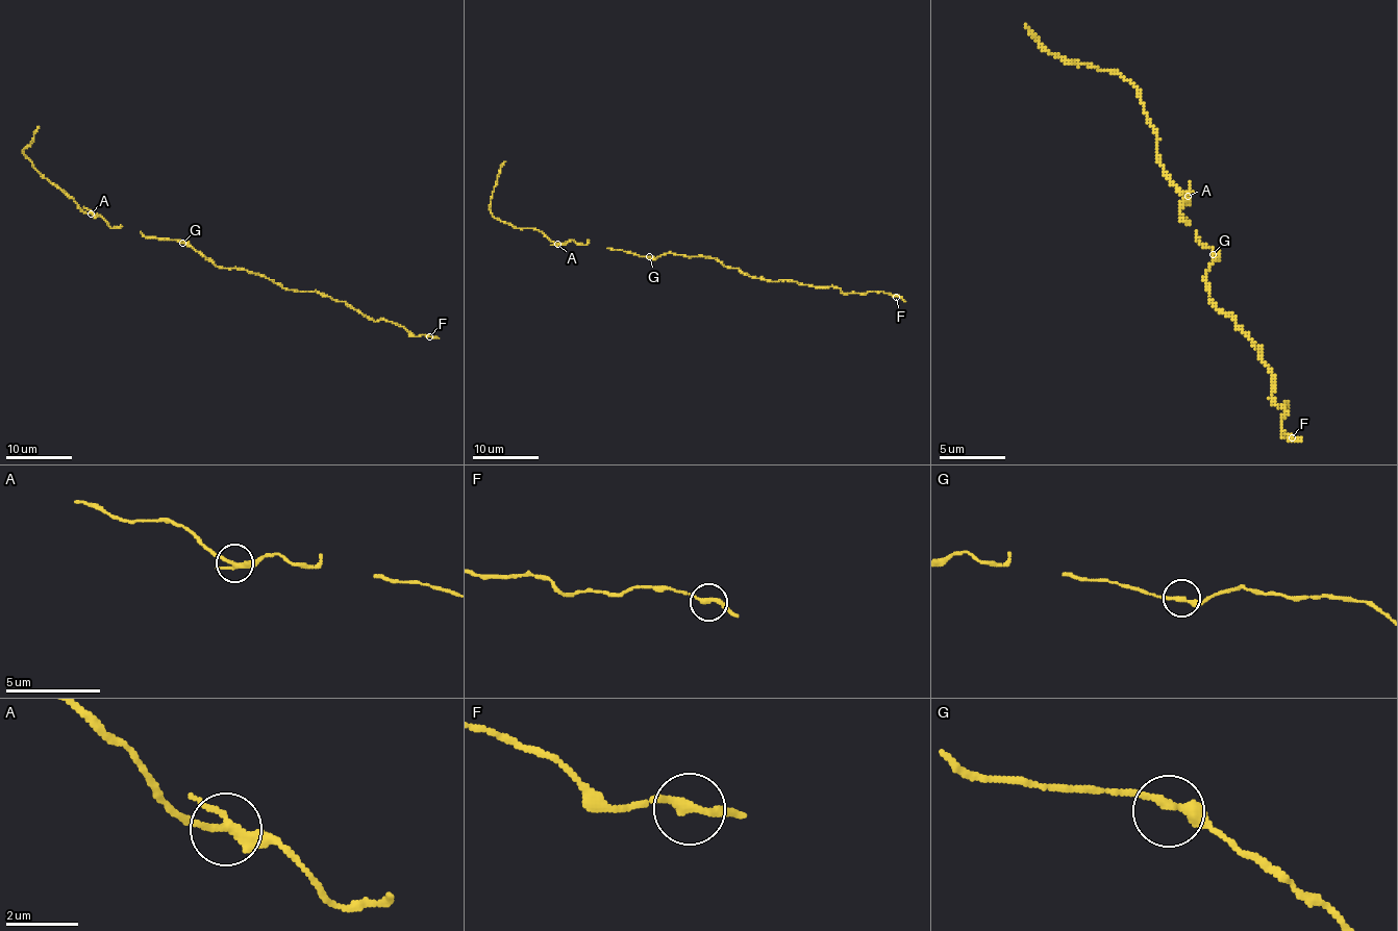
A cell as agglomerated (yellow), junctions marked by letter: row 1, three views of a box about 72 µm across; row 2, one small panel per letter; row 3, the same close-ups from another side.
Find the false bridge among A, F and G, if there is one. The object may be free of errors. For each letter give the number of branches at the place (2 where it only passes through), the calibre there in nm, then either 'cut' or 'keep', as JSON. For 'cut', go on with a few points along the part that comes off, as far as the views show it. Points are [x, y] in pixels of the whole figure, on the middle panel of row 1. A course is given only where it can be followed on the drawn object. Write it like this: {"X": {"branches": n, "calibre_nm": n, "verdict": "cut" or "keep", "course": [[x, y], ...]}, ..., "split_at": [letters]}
{"A": {"branches": 3, "calibre_nm": 240, "verdict": "cut", "course": [[557, 243], [533, 228], [514, 228], [491, 214], [491, 198], [505, 161]]}, "F": {"branches": 2, "calibre_nm": 240, "verdict": "keep"}, "G": {"branches": 2, "calibre_nm": 240, "verdict": "keep"}, "split_at": ["A"]}

